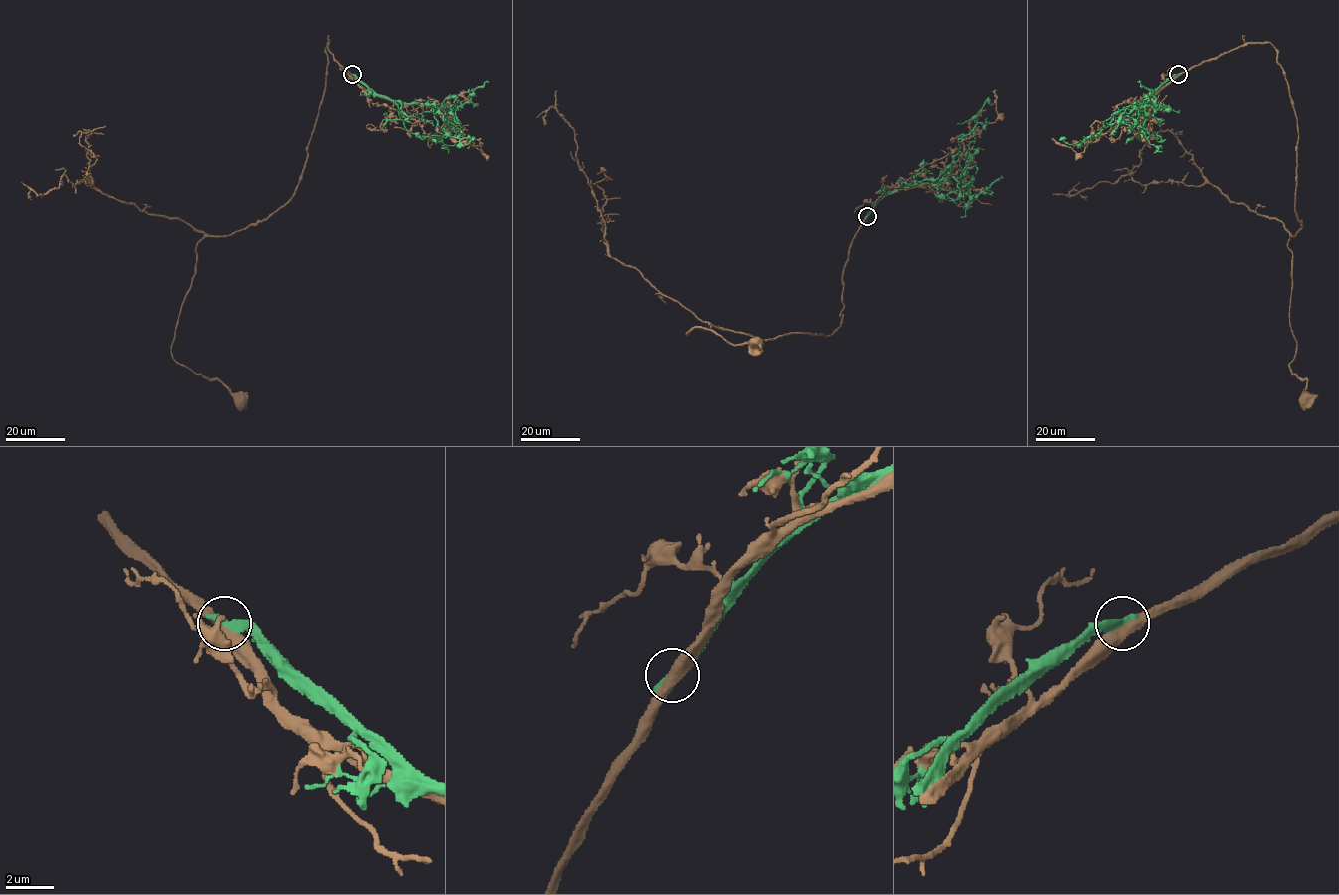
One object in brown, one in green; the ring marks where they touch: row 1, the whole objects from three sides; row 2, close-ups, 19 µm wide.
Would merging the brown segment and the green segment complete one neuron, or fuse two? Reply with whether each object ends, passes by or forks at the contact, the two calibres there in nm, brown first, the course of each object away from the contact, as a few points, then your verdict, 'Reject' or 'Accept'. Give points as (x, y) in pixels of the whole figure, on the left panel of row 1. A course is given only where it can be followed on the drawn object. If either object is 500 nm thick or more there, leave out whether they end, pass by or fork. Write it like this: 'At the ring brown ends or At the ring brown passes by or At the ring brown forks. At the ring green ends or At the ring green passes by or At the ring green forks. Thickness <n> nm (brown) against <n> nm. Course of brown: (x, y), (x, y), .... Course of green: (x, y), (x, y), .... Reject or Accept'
At the ring brown passes by. At the ring green ends. Thickness 440 nm (brown) against 360 nm. Course of brown: (351, 75), (327, 43), (325, 90), (295, 193), (265, 218), (197, 244), (172, 357), (219, 380), (240, 401). Course of green: (351, 74), (380, 96), (407, 103), (434, 105), (443, 116), (443, 129), (461, 138), (462, 144), (475, 138). Reject

